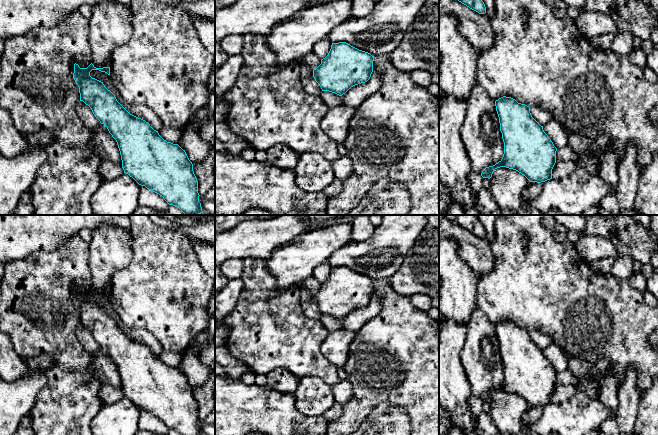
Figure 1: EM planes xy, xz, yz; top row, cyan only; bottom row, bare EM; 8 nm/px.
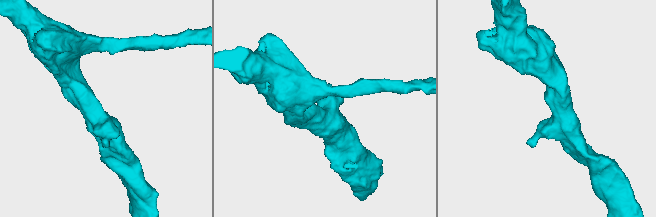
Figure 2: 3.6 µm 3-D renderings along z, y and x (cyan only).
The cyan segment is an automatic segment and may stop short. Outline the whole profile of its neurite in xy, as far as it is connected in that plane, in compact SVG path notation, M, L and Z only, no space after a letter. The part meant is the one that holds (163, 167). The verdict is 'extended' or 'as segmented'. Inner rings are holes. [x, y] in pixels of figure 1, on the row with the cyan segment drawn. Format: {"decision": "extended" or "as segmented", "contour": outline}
{"decision": "as segmented", "contour": "M91 63L87 68L80 68L78 64L74 64L73 78L79 87L80 101L91 108L95 117L116 140L124 173L139 185L162 196L169 205L179 208L184 215L203 213L199 202L198 181L185 150L178 144L164 140L145 120L130 114L103 82L90 76L92 70L110 75L110 67L96 68Z"}

